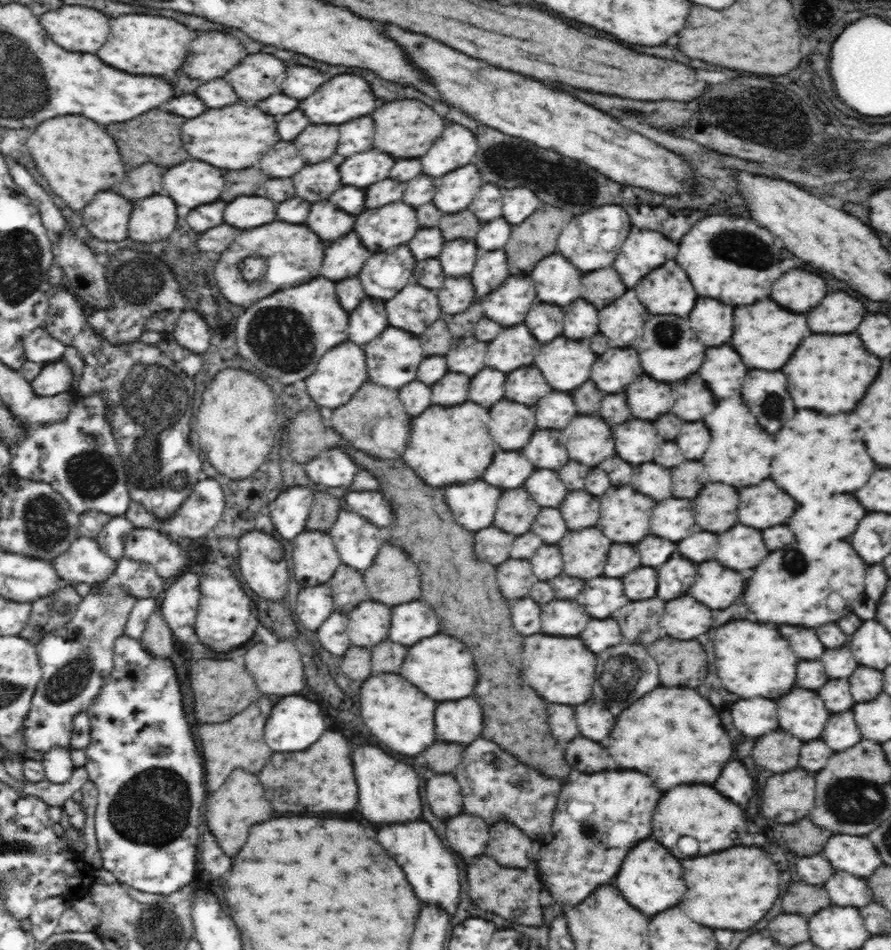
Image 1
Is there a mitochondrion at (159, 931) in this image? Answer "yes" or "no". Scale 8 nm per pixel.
yes

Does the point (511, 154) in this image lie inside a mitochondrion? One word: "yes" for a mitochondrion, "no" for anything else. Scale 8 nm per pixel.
no

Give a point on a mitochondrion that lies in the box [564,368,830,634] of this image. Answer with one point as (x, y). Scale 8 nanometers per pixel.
(772, 406)

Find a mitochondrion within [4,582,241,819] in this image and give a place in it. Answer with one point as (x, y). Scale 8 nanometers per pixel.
(68, 680)

